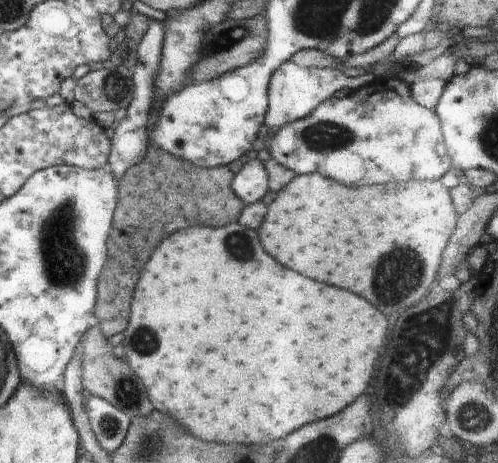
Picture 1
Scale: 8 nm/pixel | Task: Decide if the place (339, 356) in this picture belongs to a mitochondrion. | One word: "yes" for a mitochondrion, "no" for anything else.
no

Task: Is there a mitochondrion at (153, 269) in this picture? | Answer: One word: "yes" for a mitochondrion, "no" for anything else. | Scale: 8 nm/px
no

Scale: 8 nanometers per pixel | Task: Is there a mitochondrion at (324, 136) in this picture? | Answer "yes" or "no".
yes

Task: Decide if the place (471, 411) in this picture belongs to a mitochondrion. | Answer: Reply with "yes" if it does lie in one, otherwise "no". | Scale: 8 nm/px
yes

